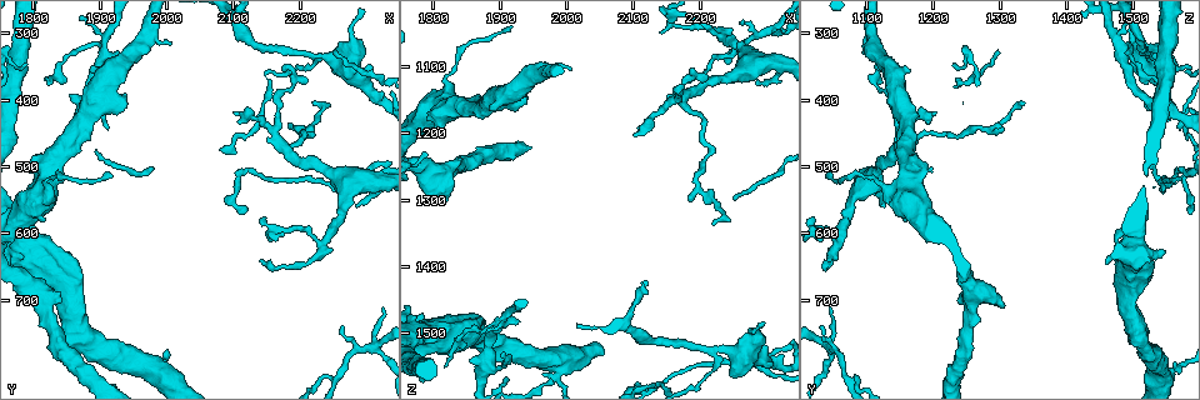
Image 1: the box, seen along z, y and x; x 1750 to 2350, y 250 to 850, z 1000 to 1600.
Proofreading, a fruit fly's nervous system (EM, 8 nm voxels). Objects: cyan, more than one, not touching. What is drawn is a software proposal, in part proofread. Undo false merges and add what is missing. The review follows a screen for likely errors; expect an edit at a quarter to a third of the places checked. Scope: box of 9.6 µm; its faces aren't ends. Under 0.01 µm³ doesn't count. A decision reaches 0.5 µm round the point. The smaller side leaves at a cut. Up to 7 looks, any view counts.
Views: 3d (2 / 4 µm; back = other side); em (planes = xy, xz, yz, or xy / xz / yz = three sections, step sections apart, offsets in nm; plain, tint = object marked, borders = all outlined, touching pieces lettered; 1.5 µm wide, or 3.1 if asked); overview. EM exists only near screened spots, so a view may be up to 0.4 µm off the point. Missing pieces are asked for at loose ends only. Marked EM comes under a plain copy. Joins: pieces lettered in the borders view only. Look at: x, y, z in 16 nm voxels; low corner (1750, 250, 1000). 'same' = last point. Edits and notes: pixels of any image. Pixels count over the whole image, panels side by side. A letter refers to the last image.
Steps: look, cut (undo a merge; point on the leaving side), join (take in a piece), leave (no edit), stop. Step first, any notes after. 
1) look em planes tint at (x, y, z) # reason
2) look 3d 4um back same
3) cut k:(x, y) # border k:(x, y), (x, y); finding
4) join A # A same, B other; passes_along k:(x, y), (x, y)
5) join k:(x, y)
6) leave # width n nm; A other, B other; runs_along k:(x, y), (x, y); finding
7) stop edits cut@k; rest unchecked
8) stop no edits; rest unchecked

look em planes borders at (1805, 710, 1300) # branch stops here

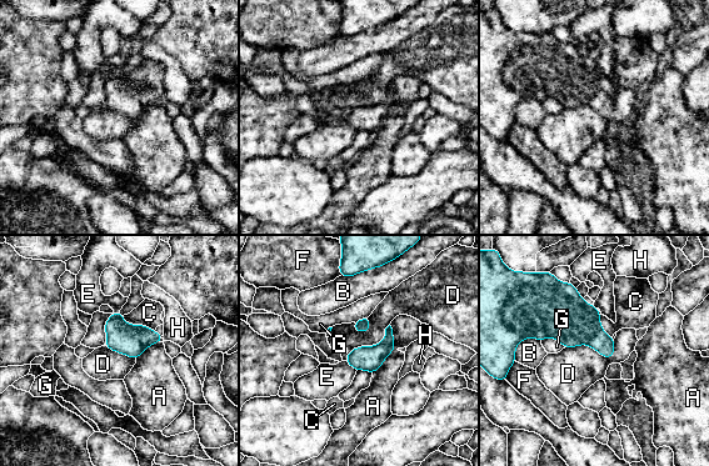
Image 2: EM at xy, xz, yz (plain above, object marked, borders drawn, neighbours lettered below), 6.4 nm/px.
join C # A other, B other, C same, D other, E other, F other, G other, H other; passes_along 2:(131, 340), (136, 325), (149, 312); it goes on there

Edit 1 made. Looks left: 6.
look overview # redraw

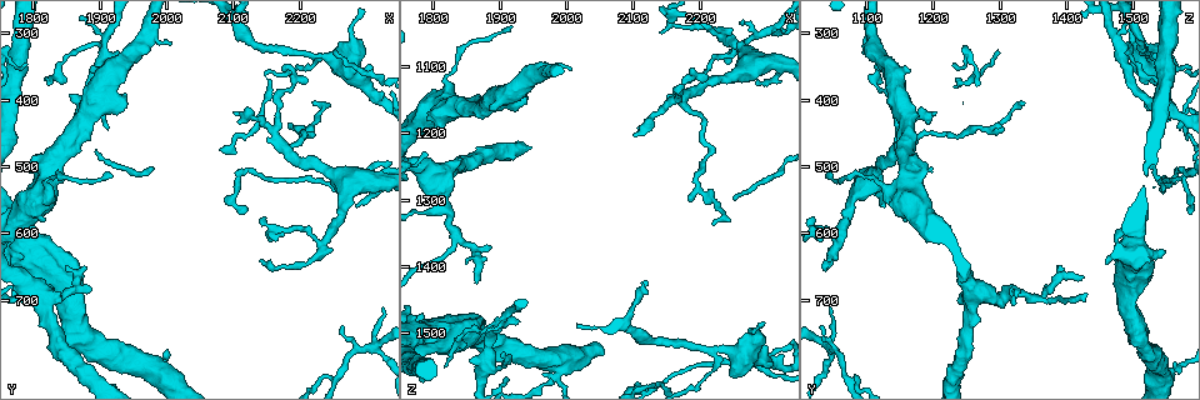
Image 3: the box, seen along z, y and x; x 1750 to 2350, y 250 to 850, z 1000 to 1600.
look em planes tint at (2310, 770, 1045)

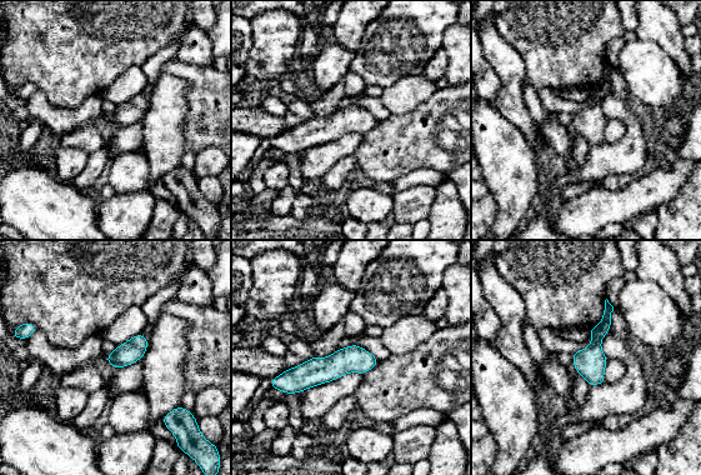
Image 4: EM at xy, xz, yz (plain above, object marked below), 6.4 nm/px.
look em planes borders same # see the neighbours

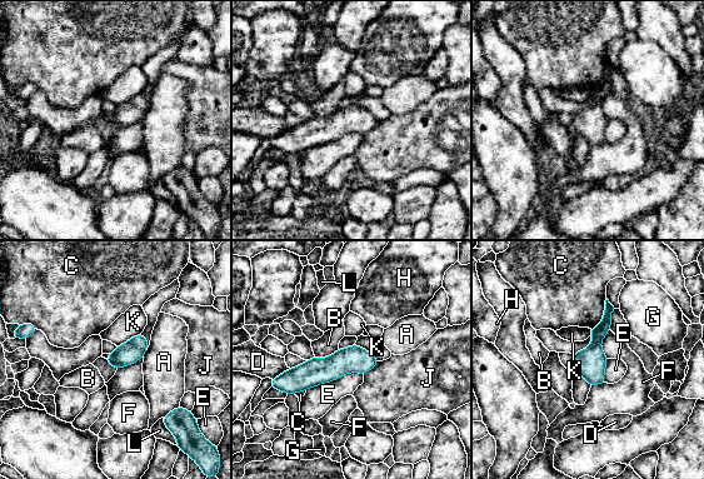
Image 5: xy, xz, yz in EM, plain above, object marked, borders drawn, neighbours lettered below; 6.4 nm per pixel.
leave # width 140 nm; A other, B other, C other, D other, E other, F other, G other, H other, J other, K other, L other; runs_along 5:(374, 362), (341, 362), (280, 380); continuous, no second cell

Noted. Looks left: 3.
look em xy step 4 borders at (2140, 645, 1050) # thin end

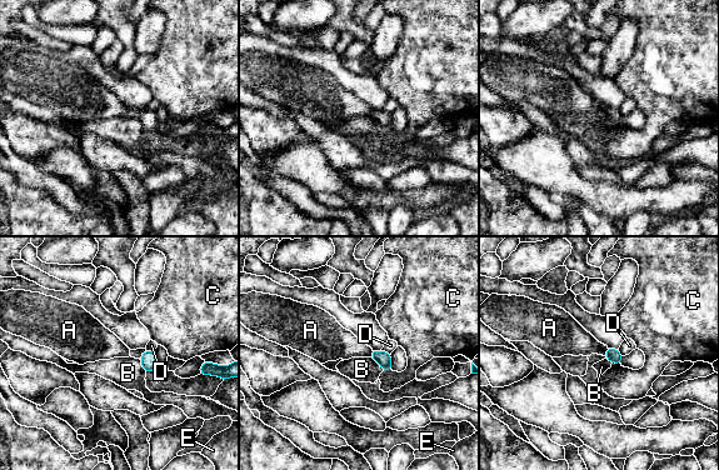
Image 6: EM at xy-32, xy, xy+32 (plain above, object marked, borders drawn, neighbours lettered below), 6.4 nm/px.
look em planes borders same

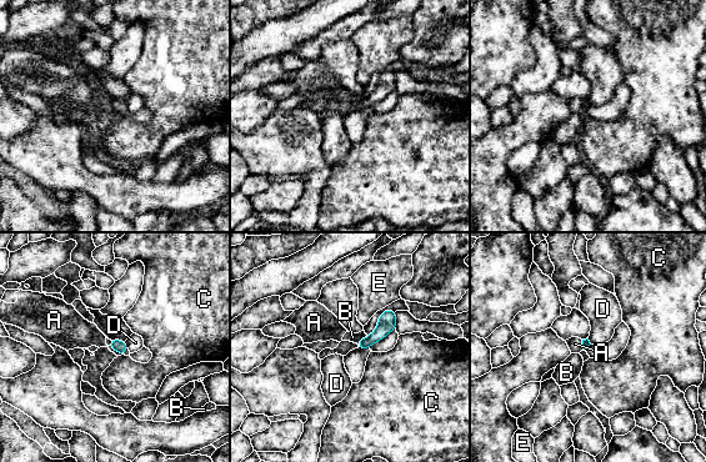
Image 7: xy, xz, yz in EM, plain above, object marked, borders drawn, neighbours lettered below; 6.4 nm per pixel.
leave # A other, B other, C other, D other, E other; no lettered piece goes on from it

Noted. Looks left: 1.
stop edits join@2; rest unchecked

